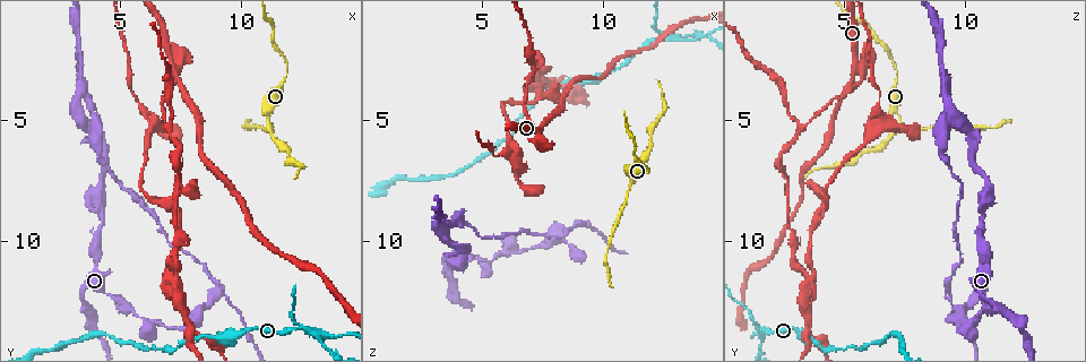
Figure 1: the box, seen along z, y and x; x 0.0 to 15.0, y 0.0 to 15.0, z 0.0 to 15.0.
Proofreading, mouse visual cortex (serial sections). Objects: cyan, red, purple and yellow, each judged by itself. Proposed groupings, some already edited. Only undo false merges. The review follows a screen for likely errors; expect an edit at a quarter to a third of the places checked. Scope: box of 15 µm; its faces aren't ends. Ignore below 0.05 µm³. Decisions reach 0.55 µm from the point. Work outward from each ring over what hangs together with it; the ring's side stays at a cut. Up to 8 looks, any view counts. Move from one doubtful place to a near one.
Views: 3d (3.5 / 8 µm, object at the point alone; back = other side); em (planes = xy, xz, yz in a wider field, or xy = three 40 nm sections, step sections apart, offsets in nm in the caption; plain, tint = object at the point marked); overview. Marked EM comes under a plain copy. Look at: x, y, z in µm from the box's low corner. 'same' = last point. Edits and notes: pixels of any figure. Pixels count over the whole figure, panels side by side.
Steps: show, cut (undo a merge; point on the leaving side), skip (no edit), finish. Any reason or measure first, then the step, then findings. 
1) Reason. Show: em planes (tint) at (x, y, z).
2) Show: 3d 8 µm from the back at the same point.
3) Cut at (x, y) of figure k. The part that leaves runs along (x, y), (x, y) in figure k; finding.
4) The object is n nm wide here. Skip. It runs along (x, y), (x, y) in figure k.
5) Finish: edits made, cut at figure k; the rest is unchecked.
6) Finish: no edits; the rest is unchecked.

Three arms meet. Show: 3d 8 µm from the back at (5.7, 13.2, 10.4).

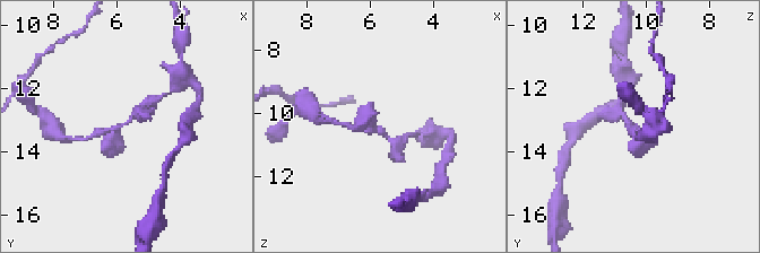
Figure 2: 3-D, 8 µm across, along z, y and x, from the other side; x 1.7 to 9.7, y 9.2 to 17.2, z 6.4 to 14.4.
3 arms meet here; the arms are 150, 200, 350 nm wide; shape alone is not enough. Show: em xy step 5 (tint) at (5.7, 13.1, 10.4).

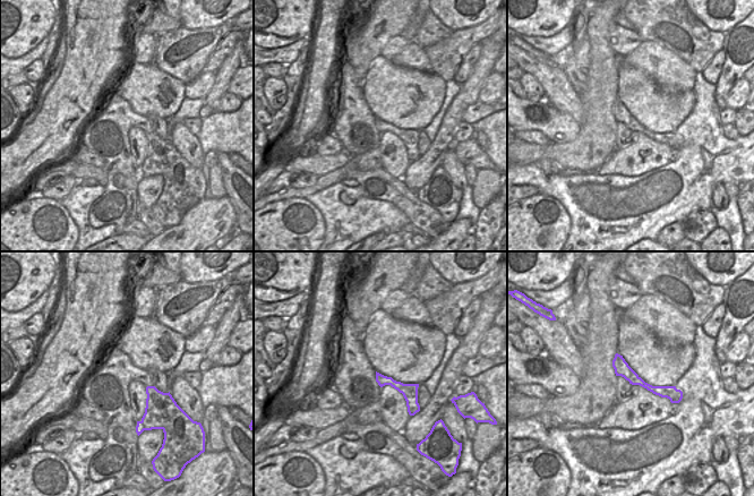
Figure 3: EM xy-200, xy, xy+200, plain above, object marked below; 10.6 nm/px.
Skip. It runs along (144, 104), (127, 123), (95, 134) in figure 2; continuous, no second cell.

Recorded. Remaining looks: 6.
Sharp bend. Show: 3d 3.5 µm at (11.1, 5.2, 7.4).

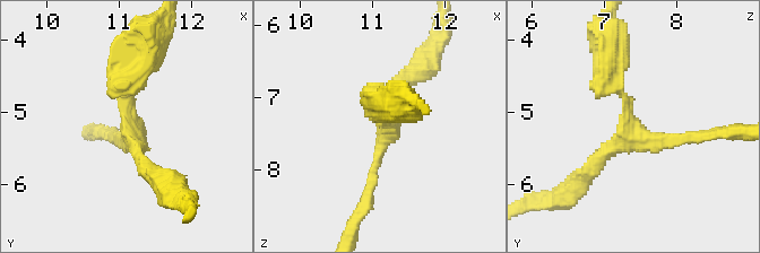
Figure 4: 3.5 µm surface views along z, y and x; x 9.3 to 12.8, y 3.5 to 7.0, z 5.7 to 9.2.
3 arms meet here; the arms are 150, 200, 350 nm wide; need the tissue. Show: em xy step 1 (tint) at (11.15, 5.20, 7.35).

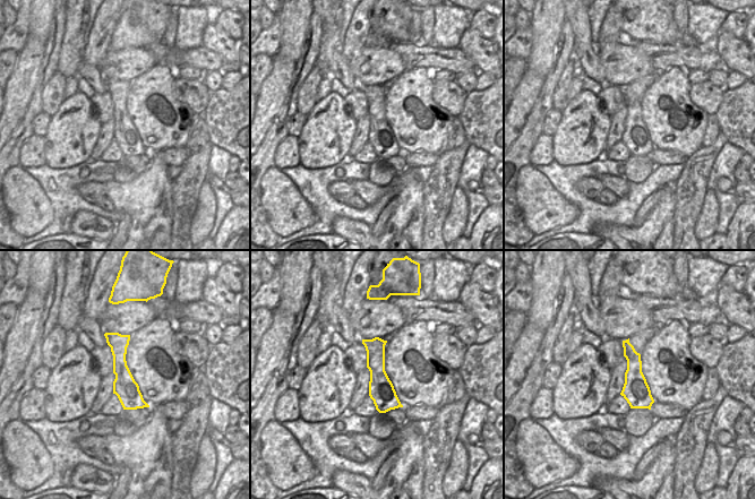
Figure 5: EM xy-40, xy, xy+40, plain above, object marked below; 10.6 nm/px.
Skip. It runs along (108, 335), (140, 405) in figure 5; one cell here.

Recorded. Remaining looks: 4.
Small branch off a trunk. Show: 3d 3.5 µm from the back at (7.2, 2.8, 5.5).

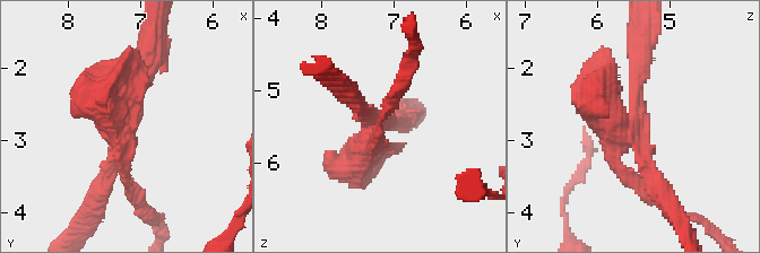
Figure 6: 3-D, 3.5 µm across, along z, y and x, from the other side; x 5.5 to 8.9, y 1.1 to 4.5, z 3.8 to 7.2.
4 arms meet here; the arms are 150, 200, 300, 450 nm wide; shape alone is not enough. Show: em xy step 1 (tint) at (7.25, 2.75, 5.50).

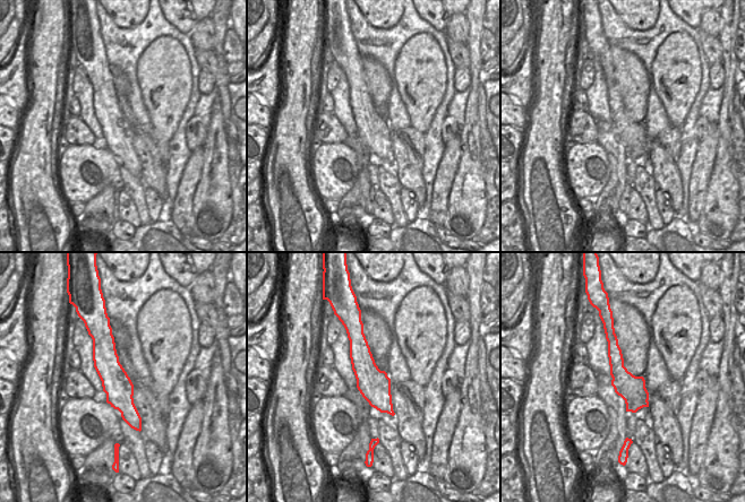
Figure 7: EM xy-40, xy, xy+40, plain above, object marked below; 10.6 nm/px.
Cut at (119, 103) of figure 6. The part that leaves runs along (118, 130), (121, 172), (141, 207) in figure 6; a second cell is stuck on.

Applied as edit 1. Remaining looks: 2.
Finish: edits made, cut at figure 6; the rest is unchecked.

